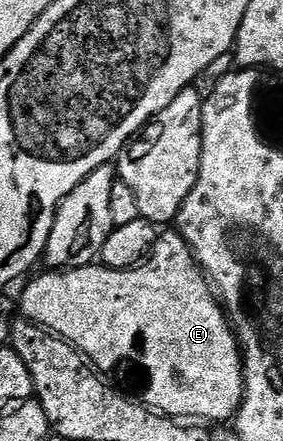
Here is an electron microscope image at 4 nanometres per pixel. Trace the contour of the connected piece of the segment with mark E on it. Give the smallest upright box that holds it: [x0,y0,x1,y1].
[22,228,243,424]

